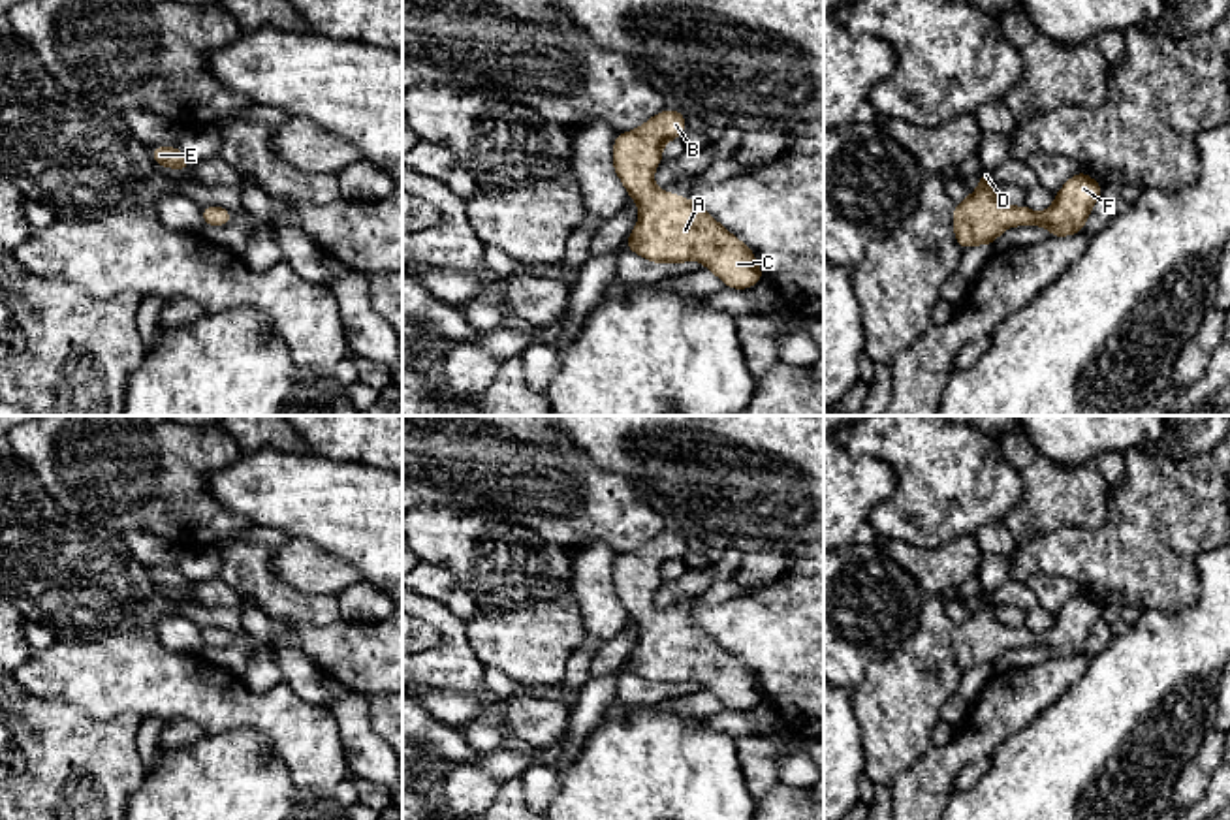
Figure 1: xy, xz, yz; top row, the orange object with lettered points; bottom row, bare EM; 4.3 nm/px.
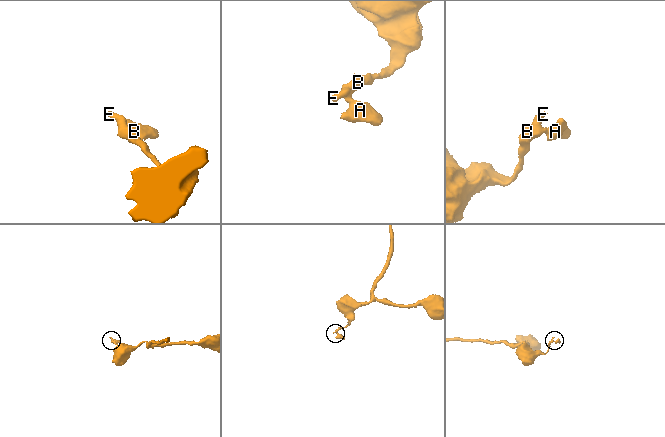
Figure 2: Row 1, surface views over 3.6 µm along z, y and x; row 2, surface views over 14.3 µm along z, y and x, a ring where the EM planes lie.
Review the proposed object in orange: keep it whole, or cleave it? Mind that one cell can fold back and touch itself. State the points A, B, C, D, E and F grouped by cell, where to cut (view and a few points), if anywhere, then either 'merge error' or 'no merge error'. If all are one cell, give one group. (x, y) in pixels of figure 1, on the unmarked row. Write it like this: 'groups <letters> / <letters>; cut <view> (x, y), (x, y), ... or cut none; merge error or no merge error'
groups A B C D E F; cut none; no merge error

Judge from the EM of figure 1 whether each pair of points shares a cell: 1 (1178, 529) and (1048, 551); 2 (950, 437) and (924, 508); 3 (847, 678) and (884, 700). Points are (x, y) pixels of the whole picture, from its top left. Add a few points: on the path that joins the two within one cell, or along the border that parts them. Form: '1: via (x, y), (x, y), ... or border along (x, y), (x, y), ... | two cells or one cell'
1: via (1146, 546), (1138, 553), (1080, 553) | one cell
2: via (950, 454), (950, 482), (941, 491) | one cell
3: border along (888, 653), (871, 664), (866, 678), (851, 693) | two cells

